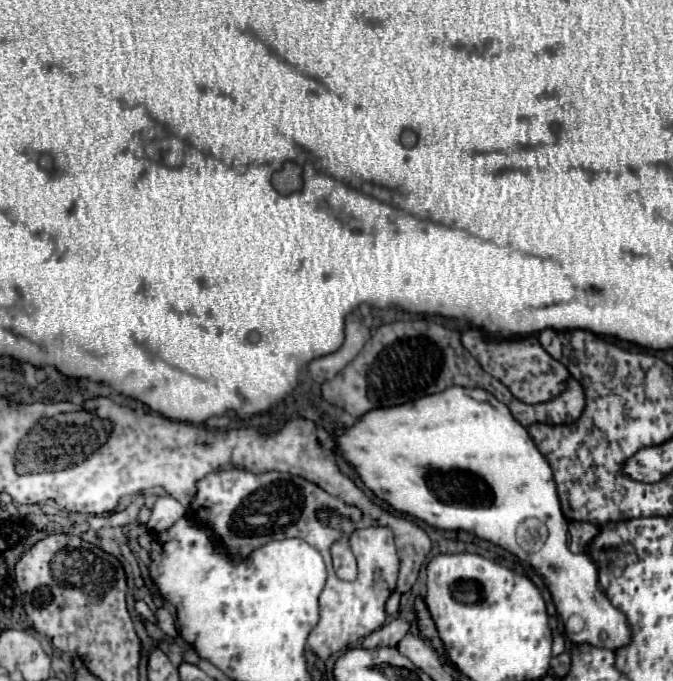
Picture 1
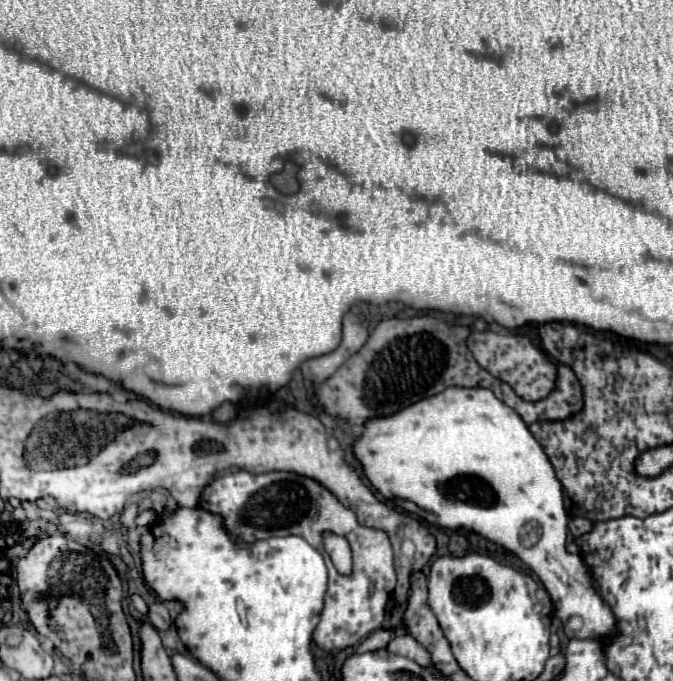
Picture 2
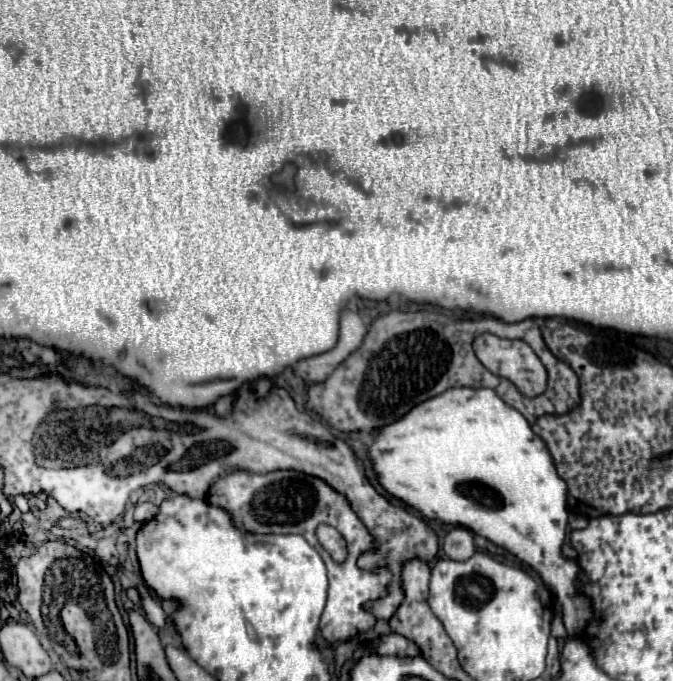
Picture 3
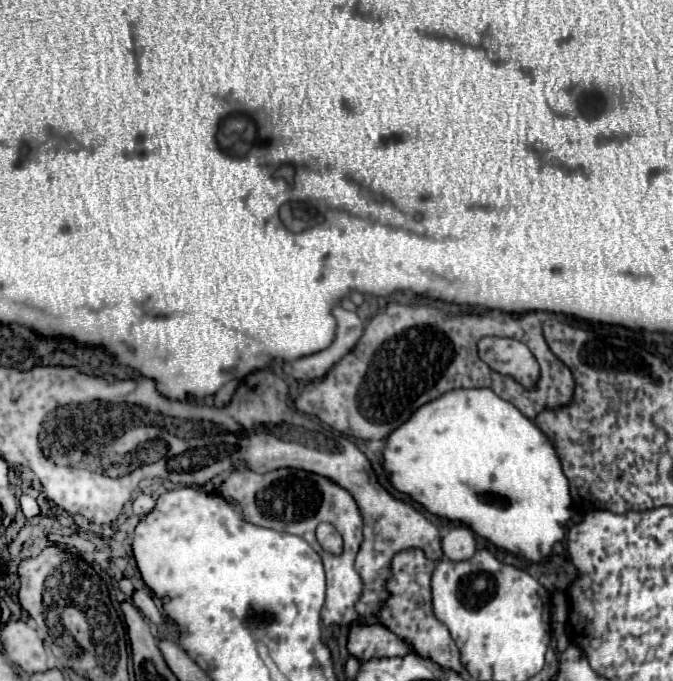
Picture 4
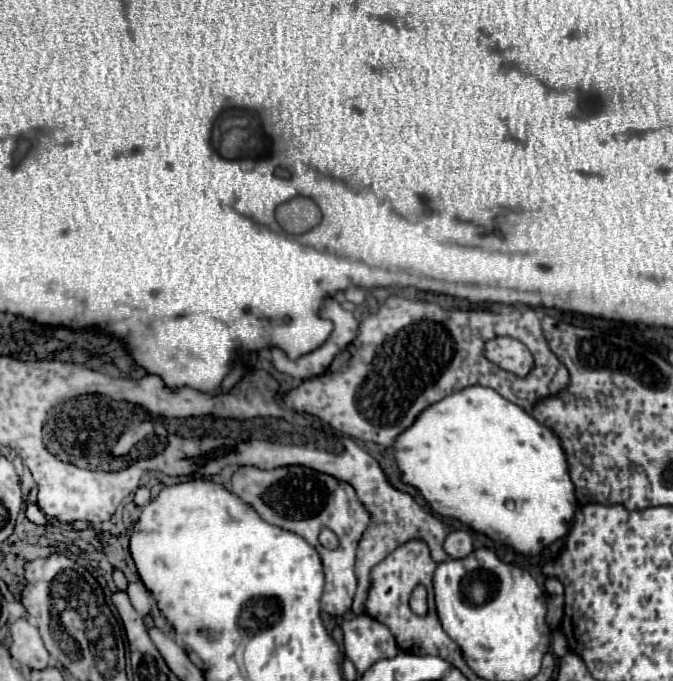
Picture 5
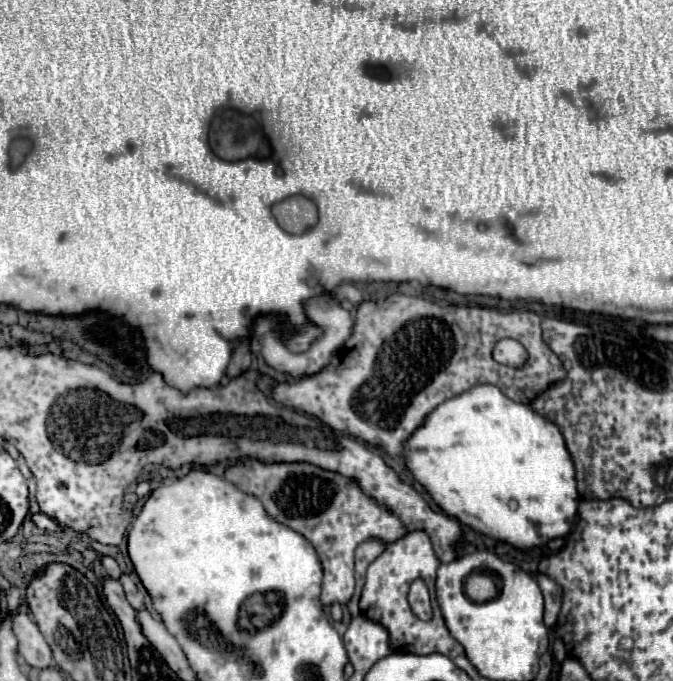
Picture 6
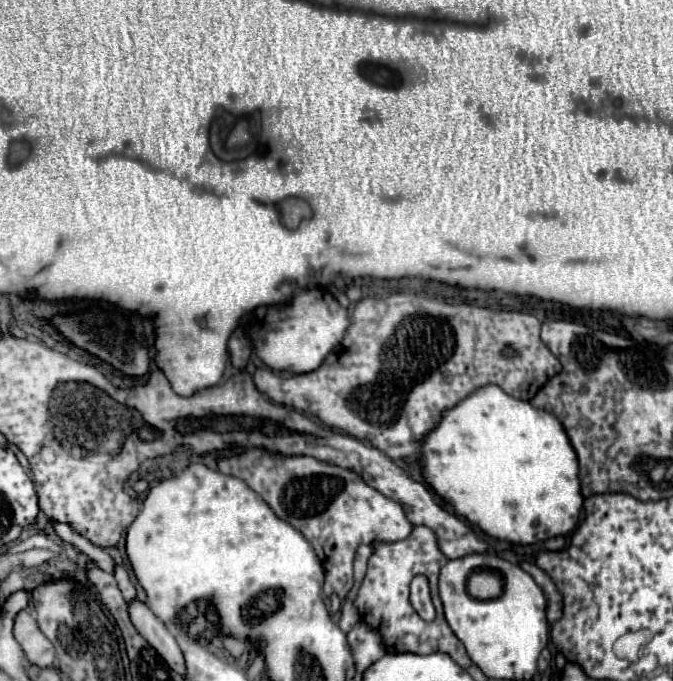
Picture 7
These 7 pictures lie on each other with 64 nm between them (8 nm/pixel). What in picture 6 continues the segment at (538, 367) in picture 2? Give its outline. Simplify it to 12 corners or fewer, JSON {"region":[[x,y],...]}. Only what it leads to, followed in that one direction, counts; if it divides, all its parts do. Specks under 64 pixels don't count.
{"region":[[504,338],[494,348],[500,364],[522,366],[528,358],[524,346]]}

